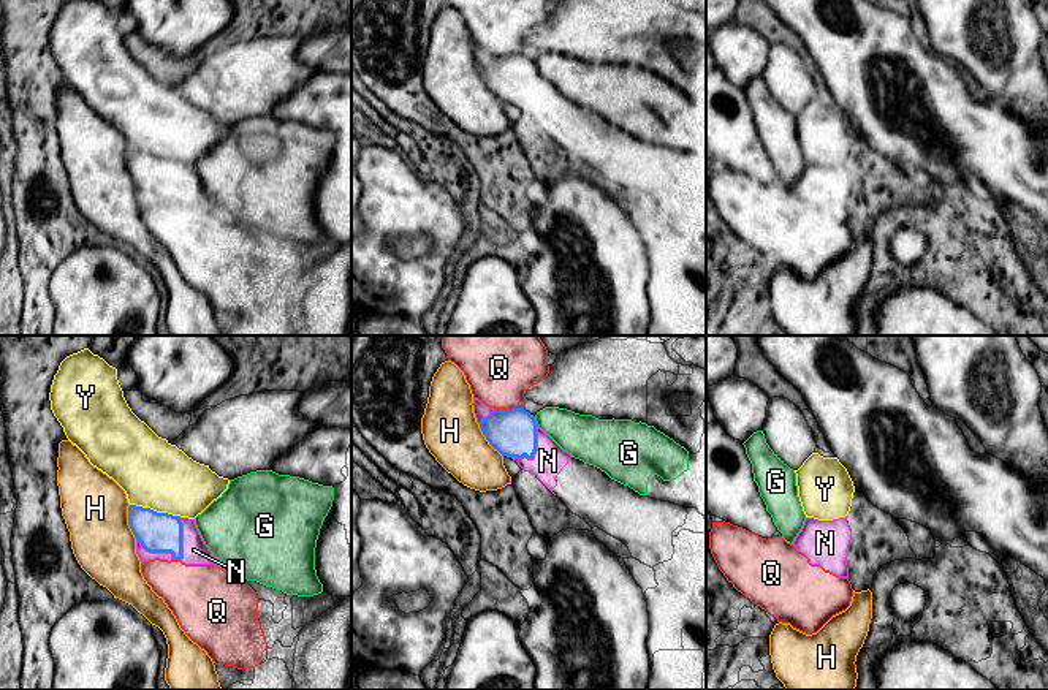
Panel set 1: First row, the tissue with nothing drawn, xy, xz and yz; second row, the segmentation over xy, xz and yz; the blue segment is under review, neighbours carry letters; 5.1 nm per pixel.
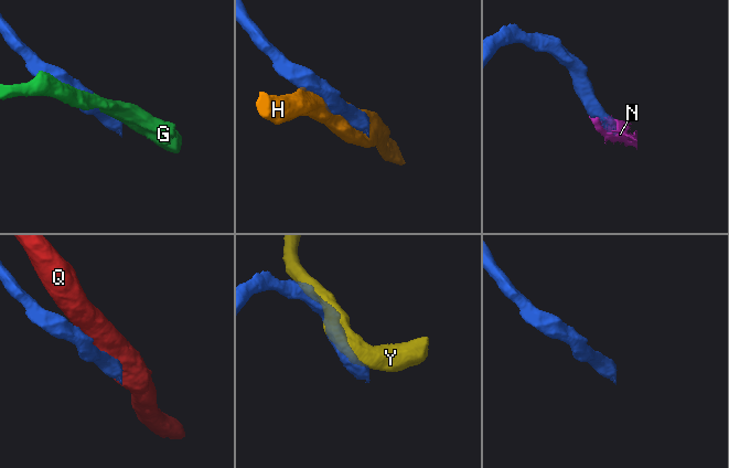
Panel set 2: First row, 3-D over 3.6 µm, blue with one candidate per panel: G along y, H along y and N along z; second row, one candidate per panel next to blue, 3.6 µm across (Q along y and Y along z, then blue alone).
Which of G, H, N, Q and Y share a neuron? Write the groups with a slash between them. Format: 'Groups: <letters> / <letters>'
Groups: G / H / N / Q / Y

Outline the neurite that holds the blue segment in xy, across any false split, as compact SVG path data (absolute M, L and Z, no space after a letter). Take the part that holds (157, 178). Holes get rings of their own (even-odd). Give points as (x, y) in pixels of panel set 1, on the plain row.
M128 152L128 171L136 184L136 199L142 207L180 206L185 210L215 210L239 223L231 212L214 203L204 190L195 165Z

